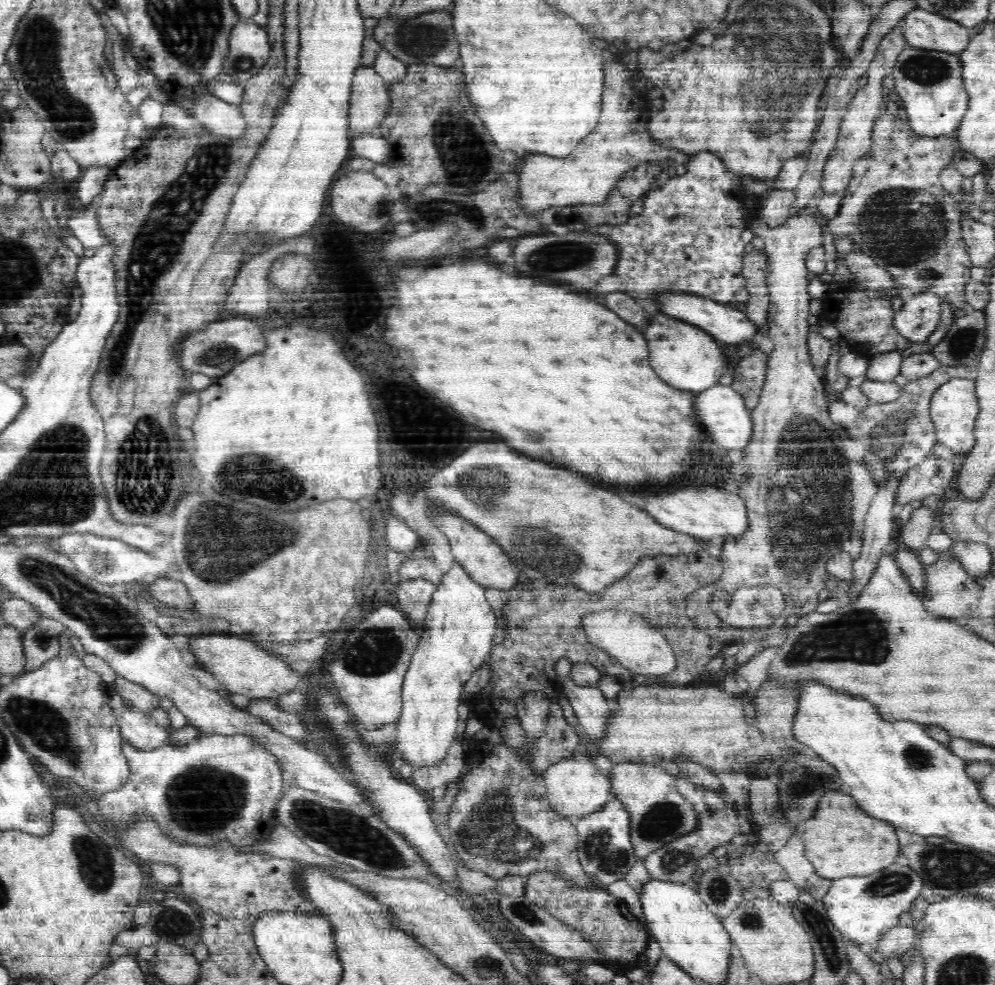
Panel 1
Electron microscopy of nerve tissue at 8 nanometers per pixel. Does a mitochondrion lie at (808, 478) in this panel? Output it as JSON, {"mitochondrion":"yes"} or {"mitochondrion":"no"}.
{"mitochondrion":"yes"}

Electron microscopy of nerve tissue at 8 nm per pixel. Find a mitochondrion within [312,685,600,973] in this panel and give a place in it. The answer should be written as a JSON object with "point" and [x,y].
{"point":[491,830]}

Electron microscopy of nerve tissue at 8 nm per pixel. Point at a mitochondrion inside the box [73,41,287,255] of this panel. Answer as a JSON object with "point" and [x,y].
{"point":[243,62]}

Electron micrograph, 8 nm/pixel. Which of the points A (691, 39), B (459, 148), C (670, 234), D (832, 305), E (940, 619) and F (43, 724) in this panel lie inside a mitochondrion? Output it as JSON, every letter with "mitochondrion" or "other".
{"A":"other","B":"mitochondrion","C":"other","D":"other","E":"other","F":"mitochondrion"}

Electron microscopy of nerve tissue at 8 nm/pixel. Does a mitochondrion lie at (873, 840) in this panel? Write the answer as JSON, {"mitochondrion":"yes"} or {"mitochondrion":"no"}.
{"mitochondrion":"no"}

